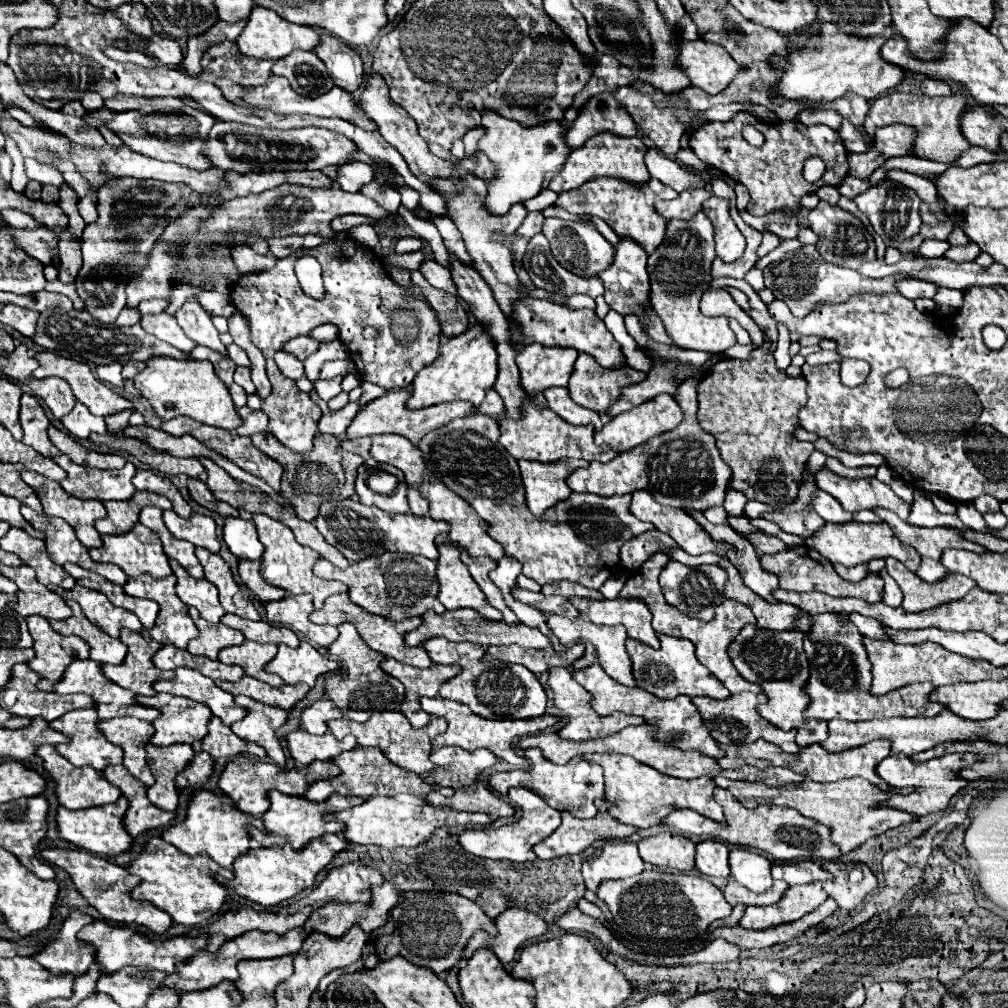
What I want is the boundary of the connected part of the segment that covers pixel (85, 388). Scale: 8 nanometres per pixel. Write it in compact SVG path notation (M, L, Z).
M38 352L36 360L40 362L40 366L32 372L34 378L48 378L48 376L64 378L72 386L76 400L86 404L92 414L108 416L132 408L132 402L116 394L106 384L102 384L92 374L86 362L76 362L72 358L58 356L54 352Z

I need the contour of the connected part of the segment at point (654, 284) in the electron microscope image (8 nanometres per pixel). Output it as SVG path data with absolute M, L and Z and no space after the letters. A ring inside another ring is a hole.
M698 212L694 220L670 220L666 240L648 256L650 274L650 306L662 318L666 334L674 346L684 350L702 350L712 356L722 354L736 344L736 336L728 326L726 316L708 318L698 310L702 292L708 288L710 264L716 258L714 252L714 228L704 212Z

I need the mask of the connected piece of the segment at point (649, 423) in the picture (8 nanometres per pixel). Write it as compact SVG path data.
M660 394L660 396L652 398L652 400L648 400L646 404L640 404L636 408L632 408L630 412L618 414L614 420L610 420L602 428L602 432L598 432L594 436L594 440L596 440L598 446L604 446L606 444L606 446L614 448L616 452L624 452L624 450L630 450L630 448L640 446L642 442L650 440L652 436L658 436L658 434L664 434L664 432L676 428L682 422L682 418L684 416L682 416L682 410L680 410L678 402L672 396L668 396L668 394Z

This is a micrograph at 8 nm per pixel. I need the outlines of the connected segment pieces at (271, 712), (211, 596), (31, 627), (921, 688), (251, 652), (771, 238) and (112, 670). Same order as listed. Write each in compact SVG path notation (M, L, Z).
M236 696L234 700L238 706L246 708L248 714L244 716L244 720L232 724L232 732L246 742L254 742L254 744L262 746L266 750L268 758L274 764L284 768L286 760L284 760L282 746L276 738L276 730L286 722L288 714L280 708L262 704L258 700L250 700L248 696Z
M170 560L170 566L172 566L174 576L178 578L176 592L182 598L182 602L188 606L194 606L204 620L218 624L226 612L218 602L216 586L212 582L208 582L206 578L202 578L202 580L192 578L176 560Z
M28 616L28 632L34 640L34 660L28 662L34 672L42 676L38 688L50 692L52 686L62 678L66 666L76 658L88 658L88 644L84 644L78 636L62 636L52 630L46 618Z
M826 612L816 614L812 630L804 636L804 652L810 662L810 680L806 682L806 696L810 696L810 704L804 710L806 718L816 720L832 720L844 718L850 722L874 720L874 718L892 718L892 716L934 716L944 710L942 704L930 702L928 694L934 690L932 684L912 684L906 688L898 688L884 696L872 696L870 690L870 662L866 658L866 650L862 646L862 636L858 628L848 620L844 622L840 614Z
M244 640L244 644L240 646L230 646L224 648L218 654L218 660L224 664L238 664L244 674L258 678L262 682L268 682L270 686L282 686L284 680L264 672L264 666L276 656L276 644L258 644L258 642L248 642Z
M764 232L764 240L762 240L762 246L758 248L758 252L764 256L768 254L770 250L774 250L778 246L778 236L772 234L772 232Z
M122 630L120 640L130 646L126 660L118 666L112 664L102 664L100 670L102 674L112 680L114 684L132 690L142 696L154 696L152 682L154 680L174 680L174 672L162 672L152 664L152 656L158 652L160 644L154 640L146 640L142 634L132 632L132 630Z

